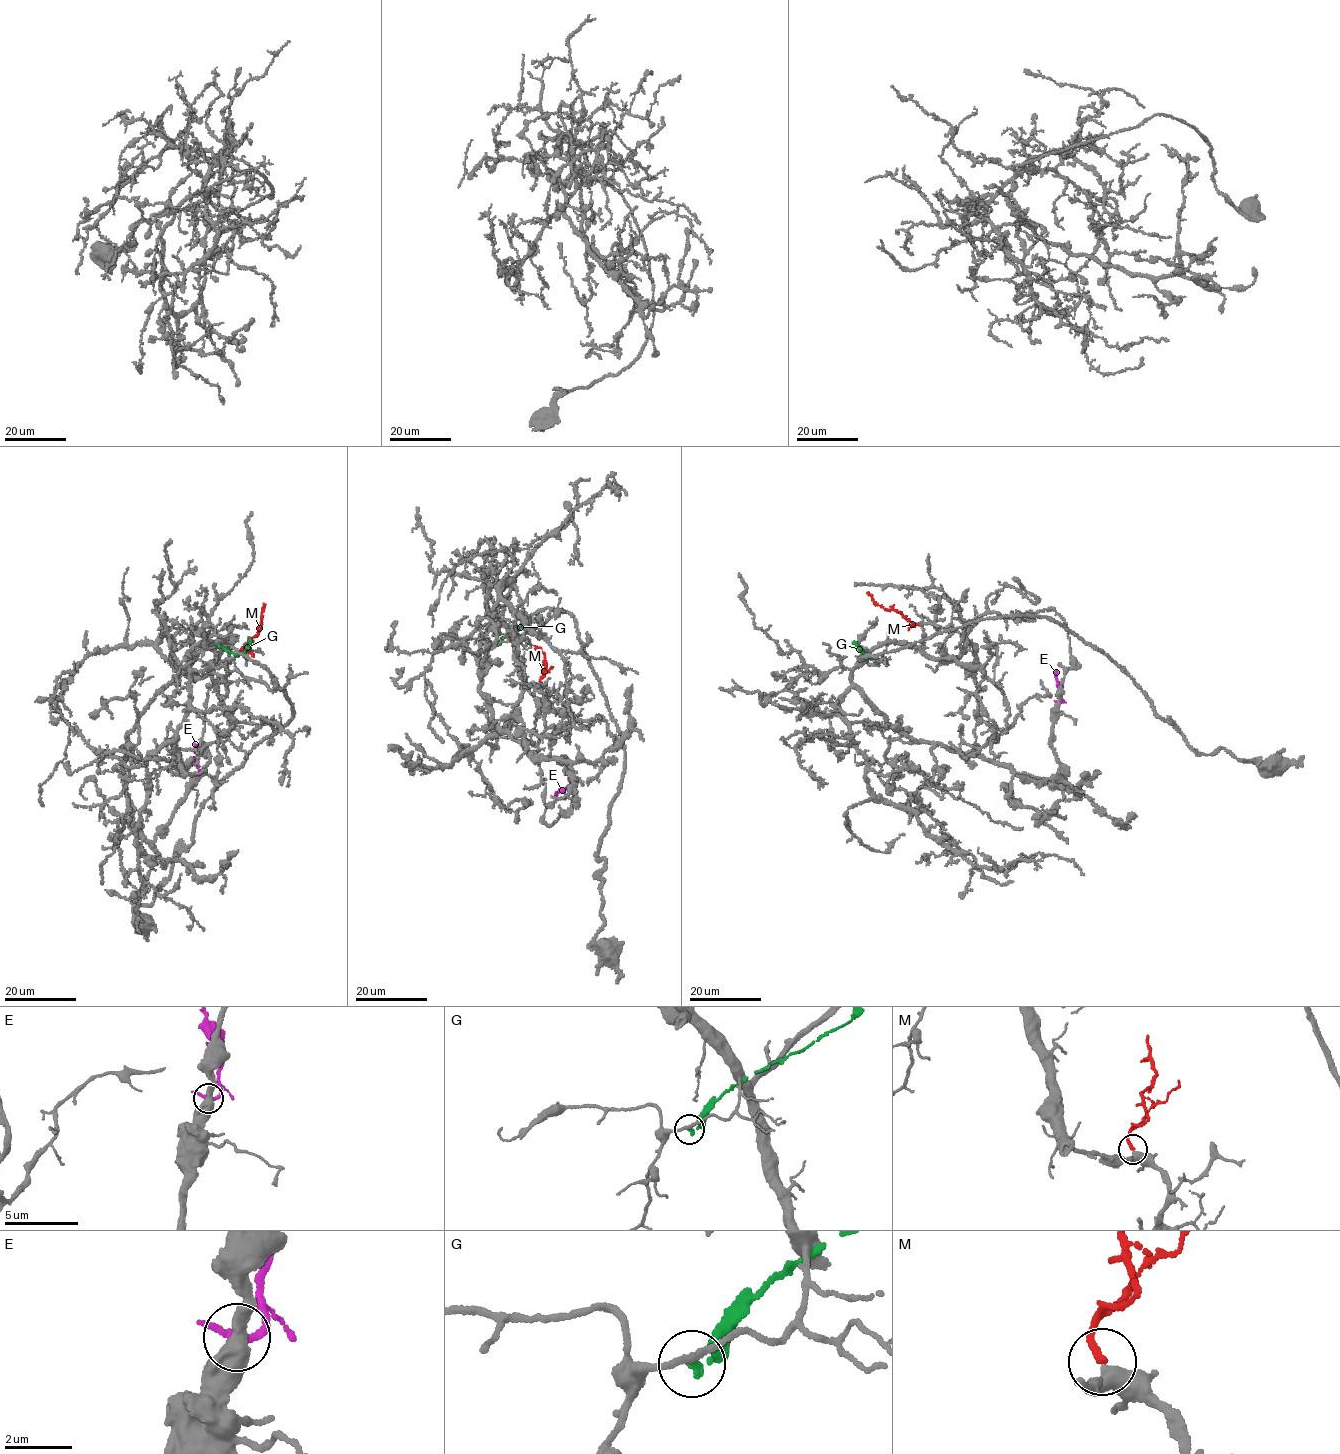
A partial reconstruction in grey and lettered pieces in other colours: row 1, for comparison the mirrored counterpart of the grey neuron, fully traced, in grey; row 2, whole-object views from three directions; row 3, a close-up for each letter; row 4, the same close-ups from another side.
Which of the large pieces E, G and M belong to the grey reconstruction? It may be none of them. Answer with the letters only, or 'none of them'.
M

